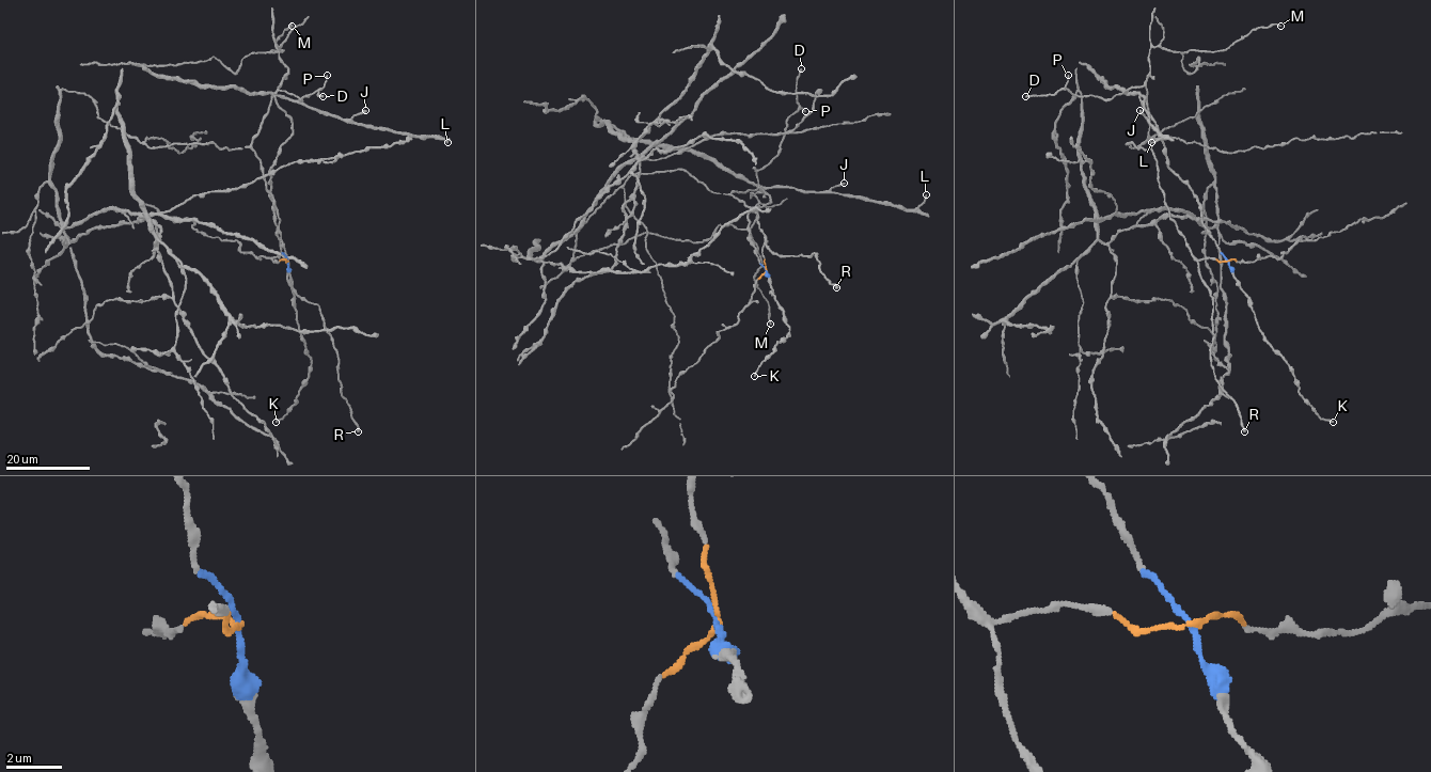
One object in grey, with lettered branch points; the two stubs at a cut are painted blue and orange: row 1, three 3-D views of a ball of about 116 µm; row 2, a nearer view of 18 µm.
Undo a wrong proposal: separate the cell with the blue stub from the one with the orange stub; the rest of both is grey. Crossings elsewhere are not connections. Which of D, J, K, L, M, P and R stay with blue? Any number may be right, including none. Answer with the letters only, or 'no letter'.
J, K, L

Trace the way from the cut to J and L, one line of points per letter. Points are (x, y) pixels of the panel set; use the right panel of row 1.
J: (1228, 261), (1203, 223), (1193, 190), (1167, 166), (1142, 96), (1148, 119), (1139, 110)
L: (1228, 261), (1203, 223), (1193, 190), (1167, 166), (1142, 96), (1149, 122), (1165, 136), (1152, 142)

